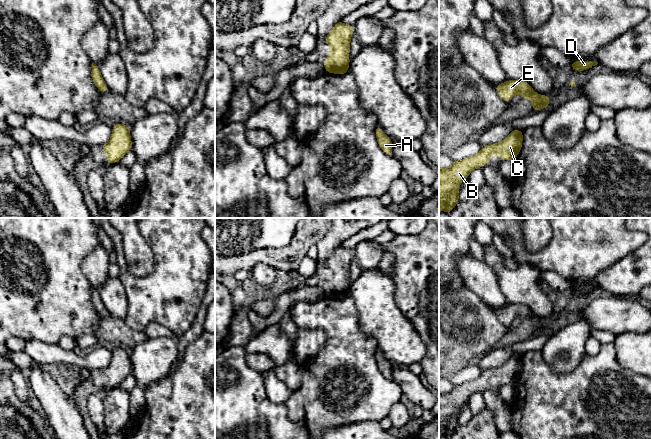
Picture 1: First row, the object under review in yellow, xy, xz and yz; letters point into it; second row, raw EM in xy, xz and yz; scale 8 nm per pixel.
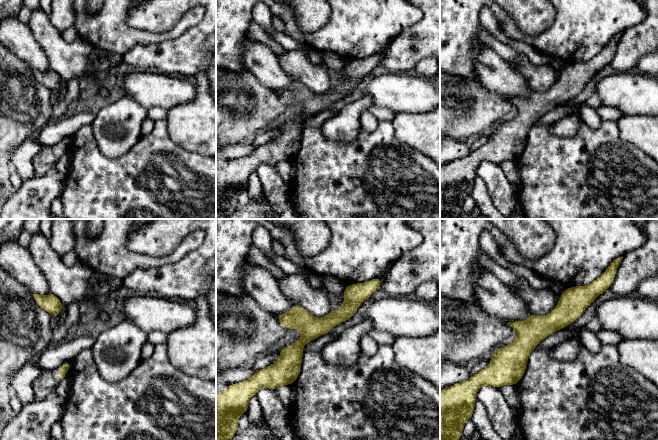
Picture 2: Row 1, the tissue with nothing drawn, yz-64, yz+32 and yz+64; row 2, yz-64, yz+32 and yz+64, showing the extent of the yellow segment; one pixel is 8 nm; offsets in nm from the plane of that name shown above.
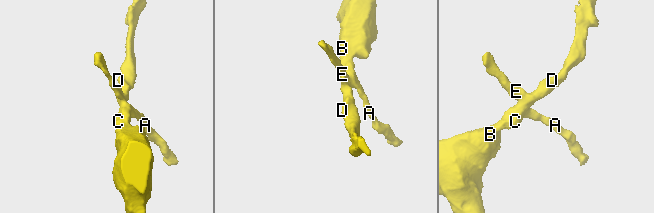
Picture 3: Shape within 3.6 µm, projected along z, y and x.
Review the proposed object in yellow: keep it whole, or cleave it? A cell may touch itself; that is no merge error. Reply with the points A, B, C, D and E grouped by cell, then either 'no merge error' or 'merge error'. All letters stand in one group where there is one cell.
A B C D E | no merge error

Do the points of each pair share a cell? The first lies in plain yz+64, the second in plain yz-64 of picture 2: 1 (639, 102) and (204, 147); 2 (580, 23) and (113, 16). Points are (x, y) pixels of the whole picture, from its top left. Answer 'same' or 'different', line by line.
1: different
2: same

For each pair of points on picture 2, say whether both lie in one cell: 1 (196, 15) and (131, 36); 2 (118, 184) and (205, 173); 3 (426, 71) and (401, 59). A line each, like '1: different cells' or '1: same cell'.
1: same cell
2: same cell
3: different cells

